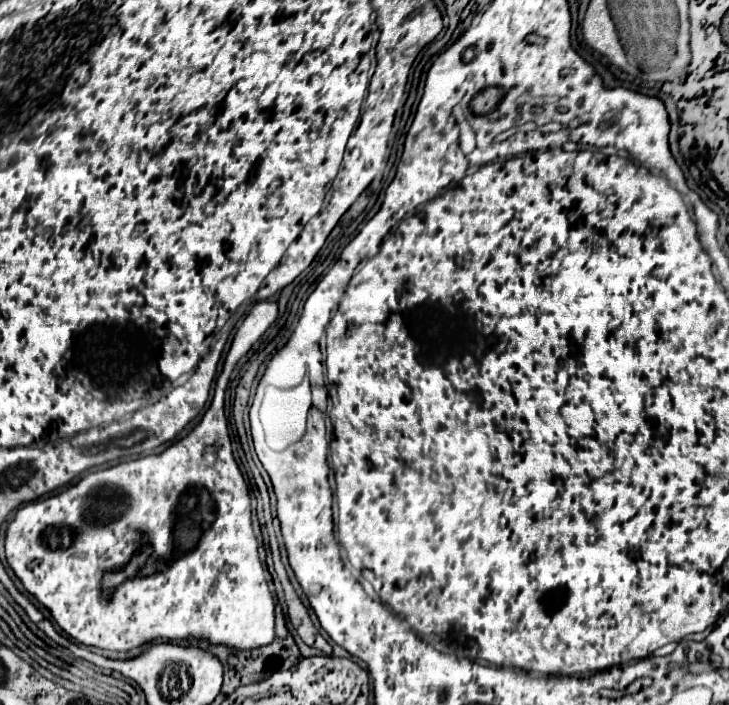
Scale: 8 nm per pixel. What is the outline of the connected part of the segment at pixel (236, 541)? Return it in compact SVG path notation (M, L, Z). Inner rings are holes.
M264 301L264 303L256 303L252 307L252 311L246 315L244 323L238 327L230 351L226 355L224 361L224 369L216 379L216 387L214 387L214 397L212 403L208 407L208 411L204 413L202 421L180 441L172 443L164 453L144 455L140 459L134 461L124 461L118 463L114 467L102 469L99 471L87 473L78 483L70 485L64 489L62 493L56 493L48 499L40 499L34 503L28 503L26 507L18 509L16 517L12 519L12 523L6 529L6 559L12 567L12 571L16 573L16 577L20 577L22 585L26 587L28 593L32 593L44 607L50 609L54 621L70 635L74 637L78 643L84 643L87 646L102 647L102 649L112 649L112 651L128 651L136 645L148 643L148 641L180 641L180 639L208 639L210 643L222 643L234 649L254 649L254 647L262 647L266 643L270 643L274 639L274 601L272 601L272 593L266 585L266 577L264 577L264 569L260 565L258 559L258 543L252 531L252 519L250 519L250 494L249 487L246 487L242 473L238 469L238 465L234 463L232 457L232 447L230 447L230 437L228 437L228 423L226 423L226 415L224 415L224 393L226 393L226 385L230 379L232 369L236 367L236 363L240 361L240 357L244 357L250 347L262 337L262 333L276 321L278 317L278 305ZM105 487L118 491L124 495L126 499L126 511L106 523L106 525L96 525L96 523L88 523L82 516L91 506L92 497L97 497L97 493Z

